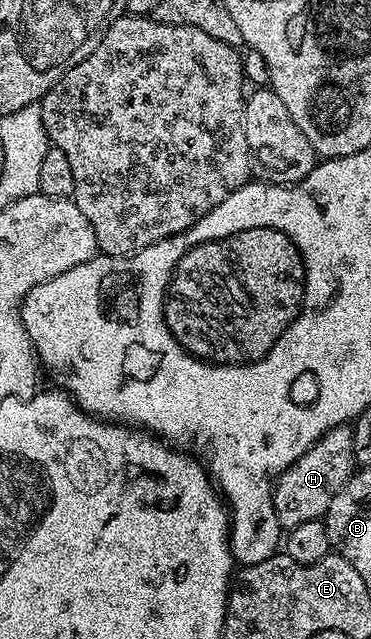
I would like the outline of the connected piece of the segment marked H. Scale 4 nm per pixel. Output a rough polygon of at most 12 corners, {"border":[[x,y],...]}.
{"border":[[337,425],[272,485],[283,530],[323,520],[355,472]]}

